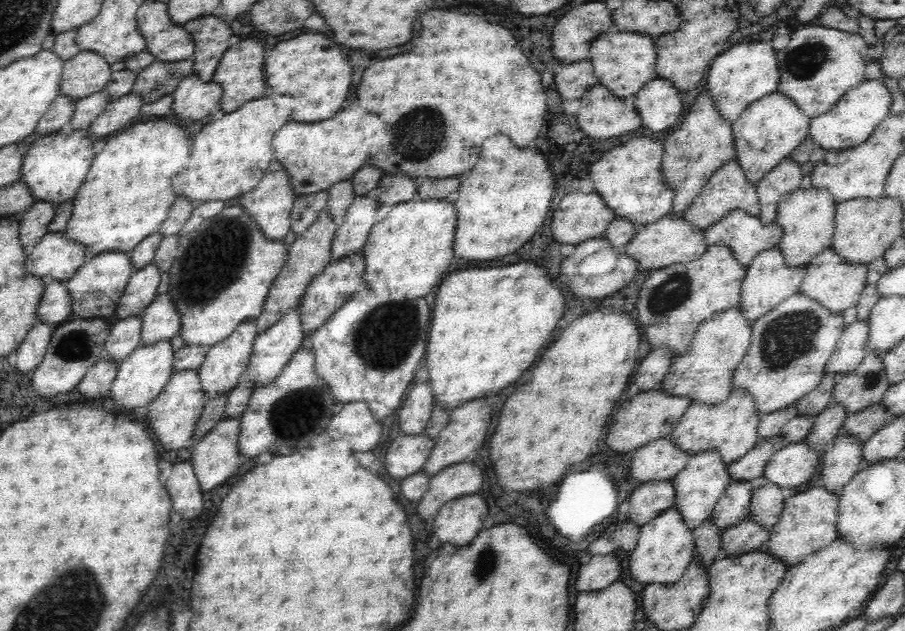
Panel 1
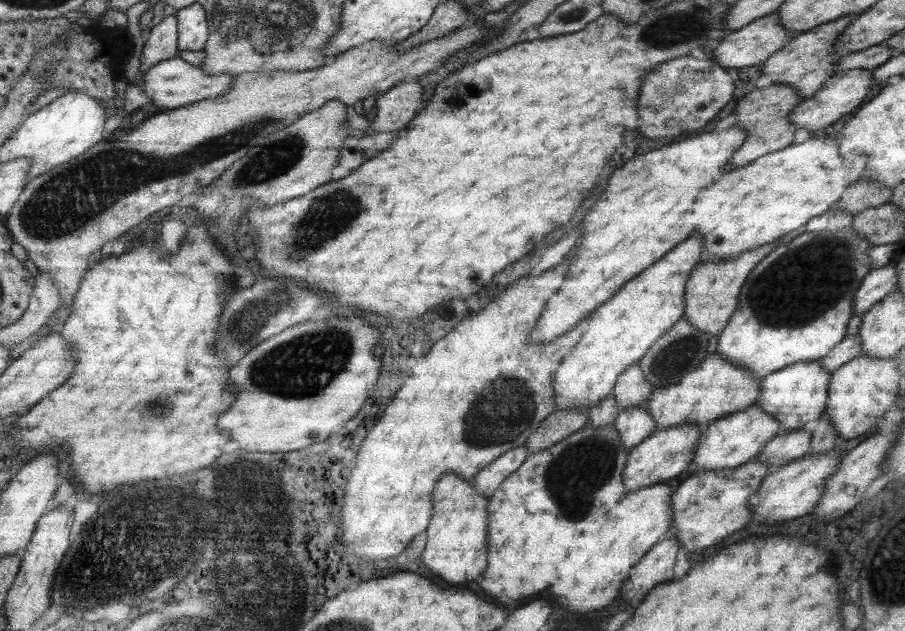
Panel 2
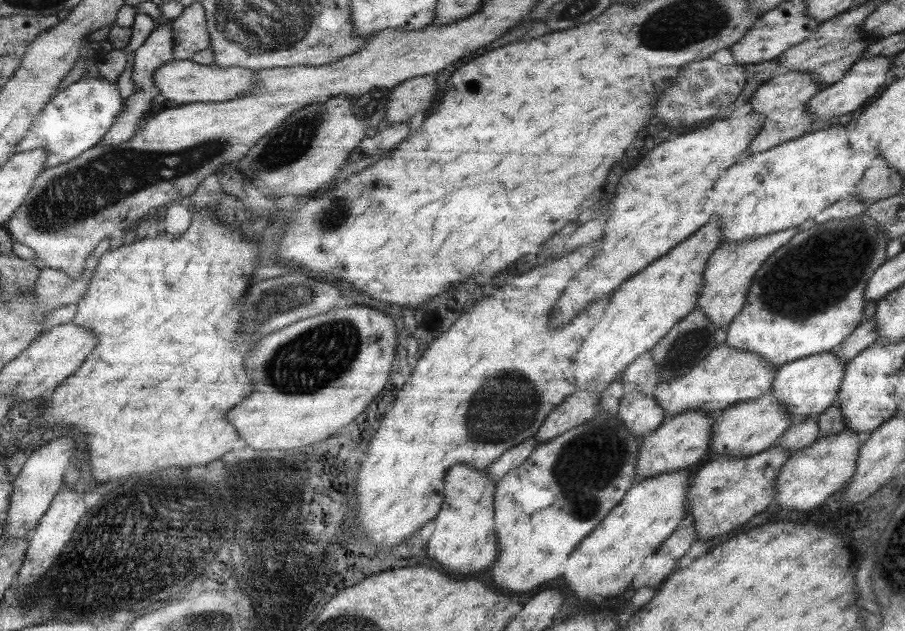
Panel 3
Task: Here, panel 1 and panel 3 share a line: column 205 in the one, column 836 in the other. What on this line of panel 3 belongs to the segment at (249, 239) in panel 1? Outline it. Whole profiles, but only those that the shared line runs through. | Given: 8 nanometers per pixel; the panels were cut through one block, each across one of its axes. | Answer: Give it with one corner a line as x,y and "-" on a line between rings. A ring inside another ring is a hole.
863,214
801,227
792,240
775,249
755,273
747,289
742,312
726,326
725,344
741,352
756,354
775,368
804,357
831,352
864,320
862,313
866,304
867,281
875,269
887,260
885,252
888,242
889,238
883,230

